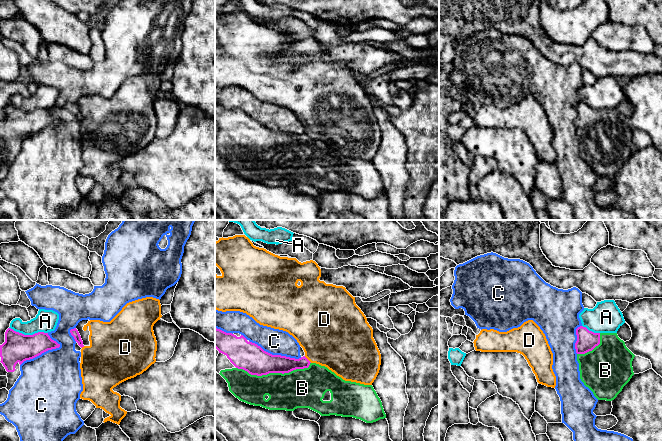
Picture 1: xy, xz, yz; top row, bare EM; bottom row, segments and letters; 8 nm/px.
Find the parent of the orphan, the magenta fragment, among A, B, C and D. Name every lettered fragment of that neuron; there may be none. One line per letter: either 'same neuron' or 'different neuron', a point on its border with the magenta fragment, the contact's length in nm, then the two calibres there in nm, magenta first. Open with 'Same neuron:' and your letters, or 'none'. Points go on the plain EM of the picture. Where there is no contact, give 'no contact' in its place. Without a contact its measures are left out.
Same neuron: B
A: different neuron; meets magenta in xy at (28, 111); contact 320 nm long; 220 nm thick on the magenta side, 180 nm on the other
B: same neuron; meets magenta in xz at (274, 148); contact 600 nm long; 220 nm thick on the magenta side, 320 nm on the other
C: different neuron; meets magenta in xy at (40, 130); contact 360 nm long; 220 nm thick on the magenta side, 500 nm on the other
D: different neuron; meets magenta in xz at (307, 135); contact 80 nm long; 140 nm thick on the magenta side, 460 nm on the other

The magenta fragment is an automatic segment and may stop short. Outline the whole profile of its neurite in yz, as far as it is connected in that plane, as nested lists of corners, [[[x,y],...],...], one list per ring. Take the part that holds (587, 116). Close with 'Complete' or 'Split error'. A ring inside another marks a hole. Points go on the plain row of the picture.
[[[580,102],[576,105],[576,111],[575,125],[581,157],[598,176],[614,176],[634,151],[632,137],[635,131],[617,109],[594,109]]]. Split error

